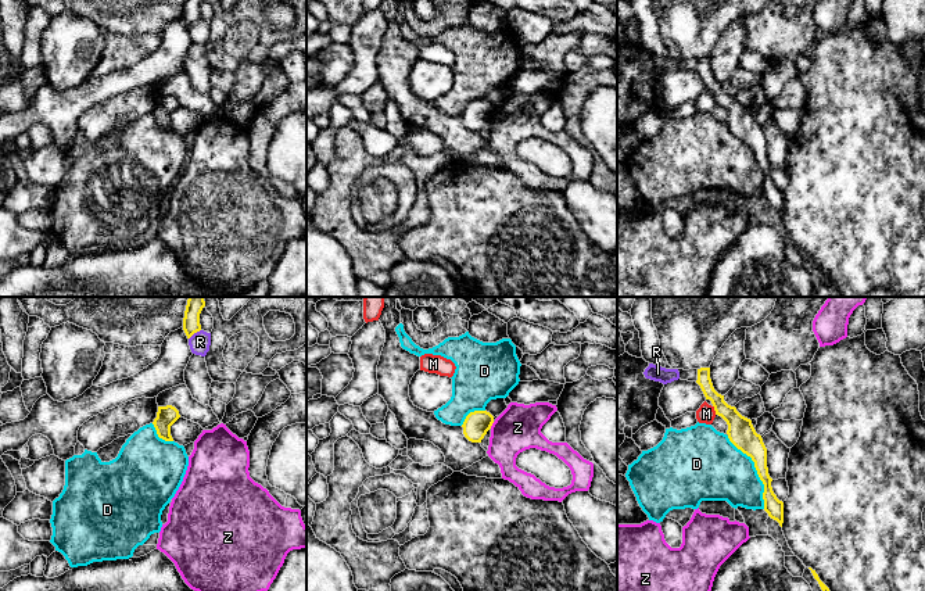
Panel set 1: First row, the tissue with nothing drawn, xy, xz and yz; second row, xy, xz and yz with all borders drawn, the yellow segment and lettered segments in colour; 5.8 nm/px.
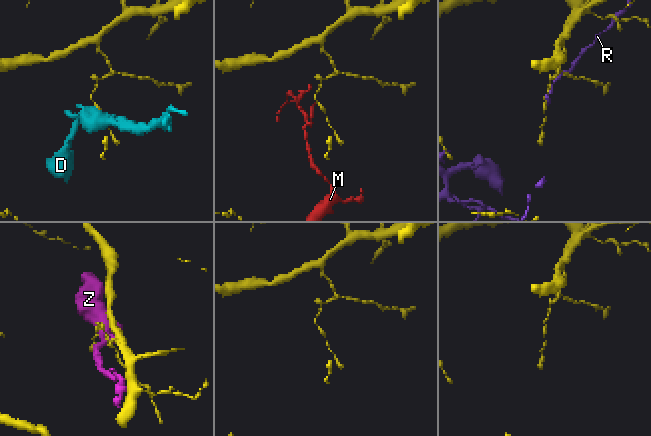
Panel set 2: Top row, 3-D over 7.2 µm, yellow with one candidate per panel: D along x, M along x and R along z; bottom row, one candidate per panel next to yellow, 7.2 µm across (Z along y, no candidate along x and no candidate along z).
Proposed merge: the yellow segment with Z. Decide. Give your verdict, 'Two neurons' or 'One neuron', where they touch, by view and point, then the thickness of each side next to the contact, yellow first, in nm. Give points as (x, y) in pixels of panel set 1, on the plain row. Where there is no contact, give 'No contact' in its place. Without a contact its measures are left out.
Two neurons. Touches yellow at xz (491, 114). Thickness 150 nm (yellow) against 260 nm

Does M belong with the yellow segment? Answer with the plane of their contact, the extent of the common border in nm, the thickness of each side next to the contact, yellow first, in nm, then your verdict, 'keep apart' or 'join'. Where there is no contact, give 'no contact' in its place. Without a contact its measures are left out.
yz | 60 nm | 160/110 nm | keep apart

